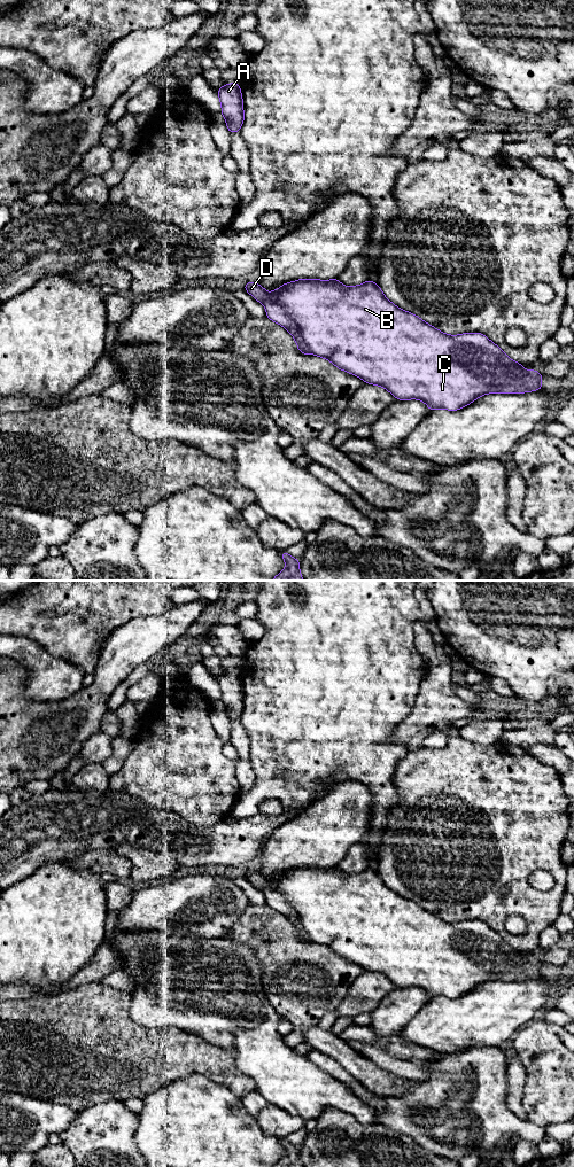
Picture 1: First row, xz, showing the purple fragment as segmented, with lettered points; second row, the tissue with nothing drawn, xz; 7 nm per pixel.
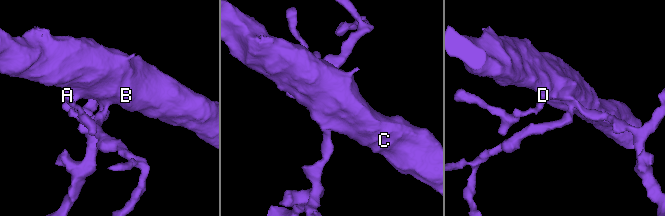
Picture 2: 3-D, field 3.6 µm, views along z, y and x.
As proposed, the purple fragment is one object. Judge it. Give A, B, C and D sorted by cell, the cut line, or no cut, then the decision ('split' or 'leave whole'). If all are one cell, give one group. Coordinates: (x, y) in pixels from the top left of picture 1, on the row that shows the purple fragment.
A D / B C; cut in xz along (266, 293), (268, 302), (277, 304), (292, 320), (311, 352); split

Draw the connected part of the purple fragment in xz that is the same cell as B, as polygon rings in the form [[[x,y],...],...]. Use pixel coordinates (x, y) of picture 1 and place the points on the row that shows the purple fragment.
[[[298,279],[267,293],[266,304],[279,305],[297,326],[311,353],[329,360],[339,369],[354,374],[365,383],[386,388],[398,400],[419,399],[429,411],[457,411],[486,394],[522,394],[543,388],[542,374],[525,371],[523,365],[509,358],[499,347],[481,333],[448,335],[406,312],[383,295],[377,282],[346,287],[339,279]]]

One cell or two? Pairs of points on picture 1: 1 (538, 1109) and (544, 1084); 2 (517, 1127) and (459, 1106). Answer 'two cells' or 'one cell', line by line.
1: one cell
2: one cell

